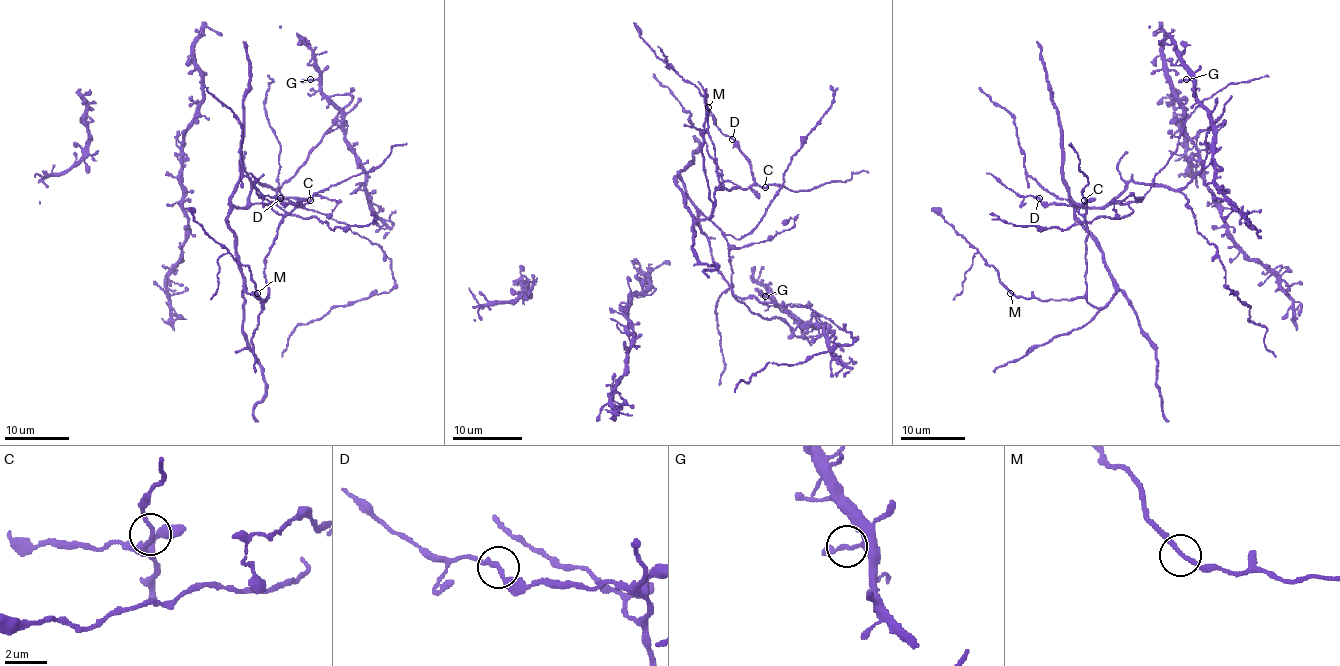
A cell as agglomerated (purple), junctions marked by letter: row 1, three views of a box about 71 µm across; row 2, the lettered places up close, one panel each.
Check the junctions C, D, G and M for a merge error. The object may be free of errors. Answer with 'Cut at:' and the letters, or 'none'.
Cut at: none

